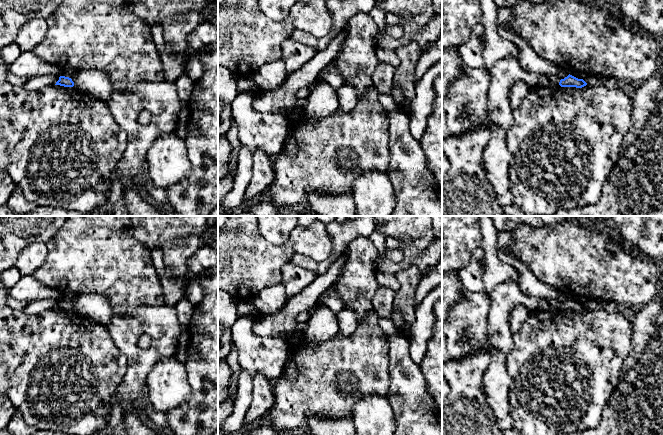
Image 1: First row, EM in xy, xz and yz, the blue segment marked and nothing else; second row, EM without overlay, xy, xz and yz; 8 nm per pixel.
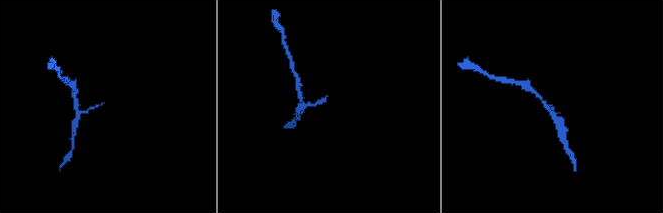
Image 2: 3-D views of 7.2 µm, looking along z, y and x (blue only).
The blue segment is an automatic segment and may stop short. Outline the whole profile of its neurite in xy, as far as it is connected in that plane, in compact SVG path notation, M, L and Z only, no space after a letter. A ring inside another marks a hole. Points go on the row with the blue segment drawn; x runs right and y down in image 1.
M65 69L62 72L62 75L59 77L59 80L56 82L55 85L60 85L64 87L73 87L74 82L72 81L72 77L75 75L76 71L72 71L69 69Z

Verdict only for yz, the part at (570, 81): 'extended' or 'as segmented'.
extended

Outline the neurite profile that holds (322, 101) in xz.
M322 82L310 92L304 116L307 119L317 120L331 115L339 107L335 89Z

